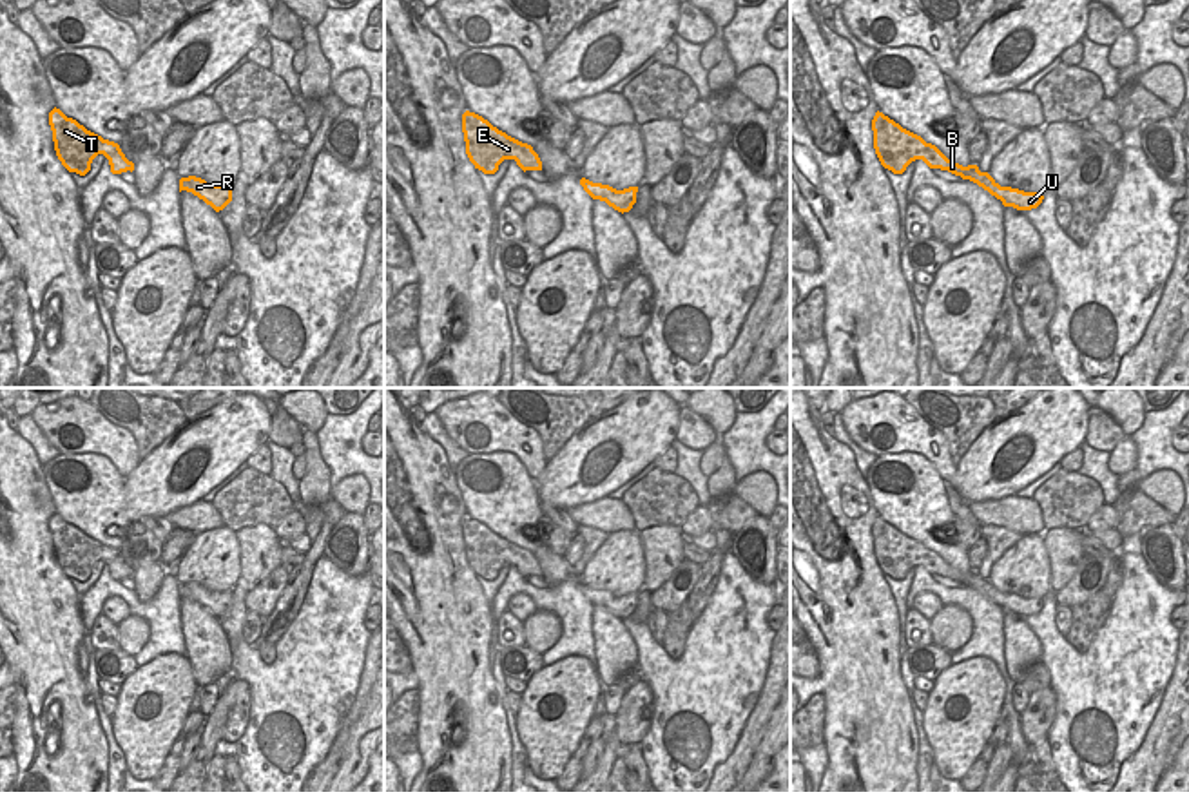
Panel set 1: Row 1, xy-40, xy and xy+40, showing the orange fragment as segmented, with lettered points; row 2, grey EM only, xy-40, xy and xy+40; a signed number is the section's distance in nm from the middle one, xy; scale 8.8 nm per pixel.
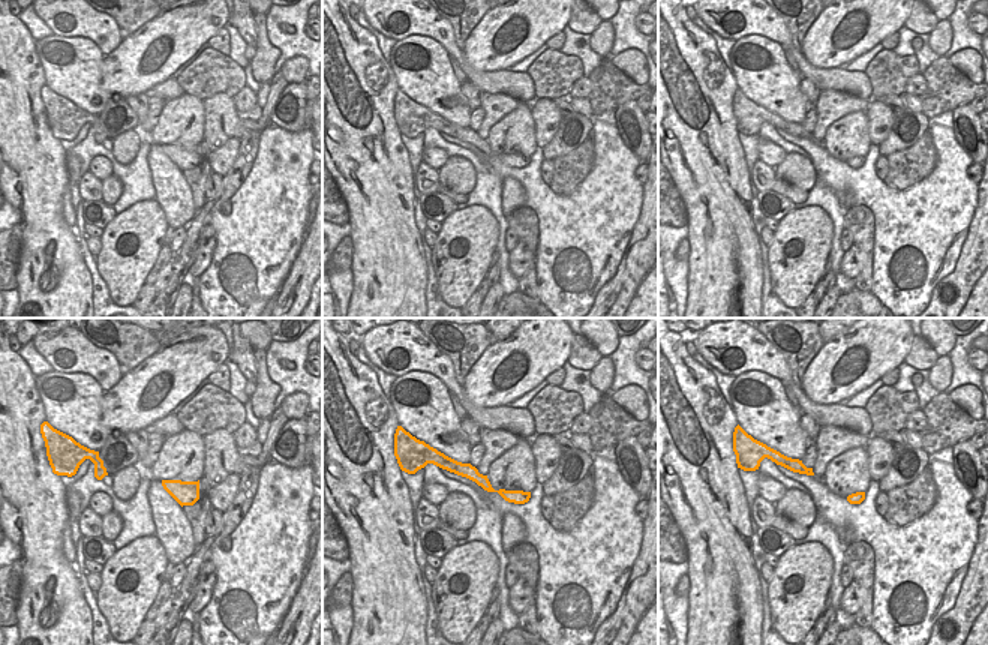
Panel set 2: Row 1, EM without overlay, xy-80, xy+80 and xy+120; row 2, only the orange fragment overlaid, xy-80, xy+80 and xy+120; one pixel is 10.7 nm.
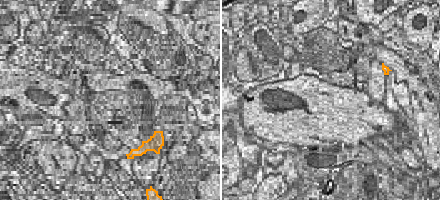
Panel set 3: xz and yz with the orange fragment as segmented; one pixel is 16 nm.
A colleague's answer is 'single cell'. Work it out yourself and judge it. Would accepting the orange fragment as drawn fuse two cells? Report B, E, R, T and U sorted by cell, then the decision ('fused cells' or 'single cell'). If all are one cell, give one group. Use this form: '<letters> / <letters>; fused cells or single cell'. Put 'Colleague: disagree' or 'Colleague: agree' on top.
Colleague: agree
B E R T U; single cell

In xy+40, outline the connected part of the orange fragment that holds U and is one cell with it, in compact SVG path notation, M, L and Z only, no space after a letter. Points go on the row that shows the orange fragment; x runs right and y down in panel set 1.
M879 111L872 120L872 130L875 154L881 165L894 174L903 174L912 161L923 159L930 169L948 170L962 179L977 183L1000 199L1004 207L1031 210L1044 199L1042 192L1000 187L988 172L981 172L977 165L962 167L948 159L935 145L926 143L921 136L903 129Z

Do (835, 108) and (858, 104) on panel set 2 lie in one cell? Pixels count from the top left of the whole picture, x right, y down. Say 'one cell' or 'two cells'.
one cell

